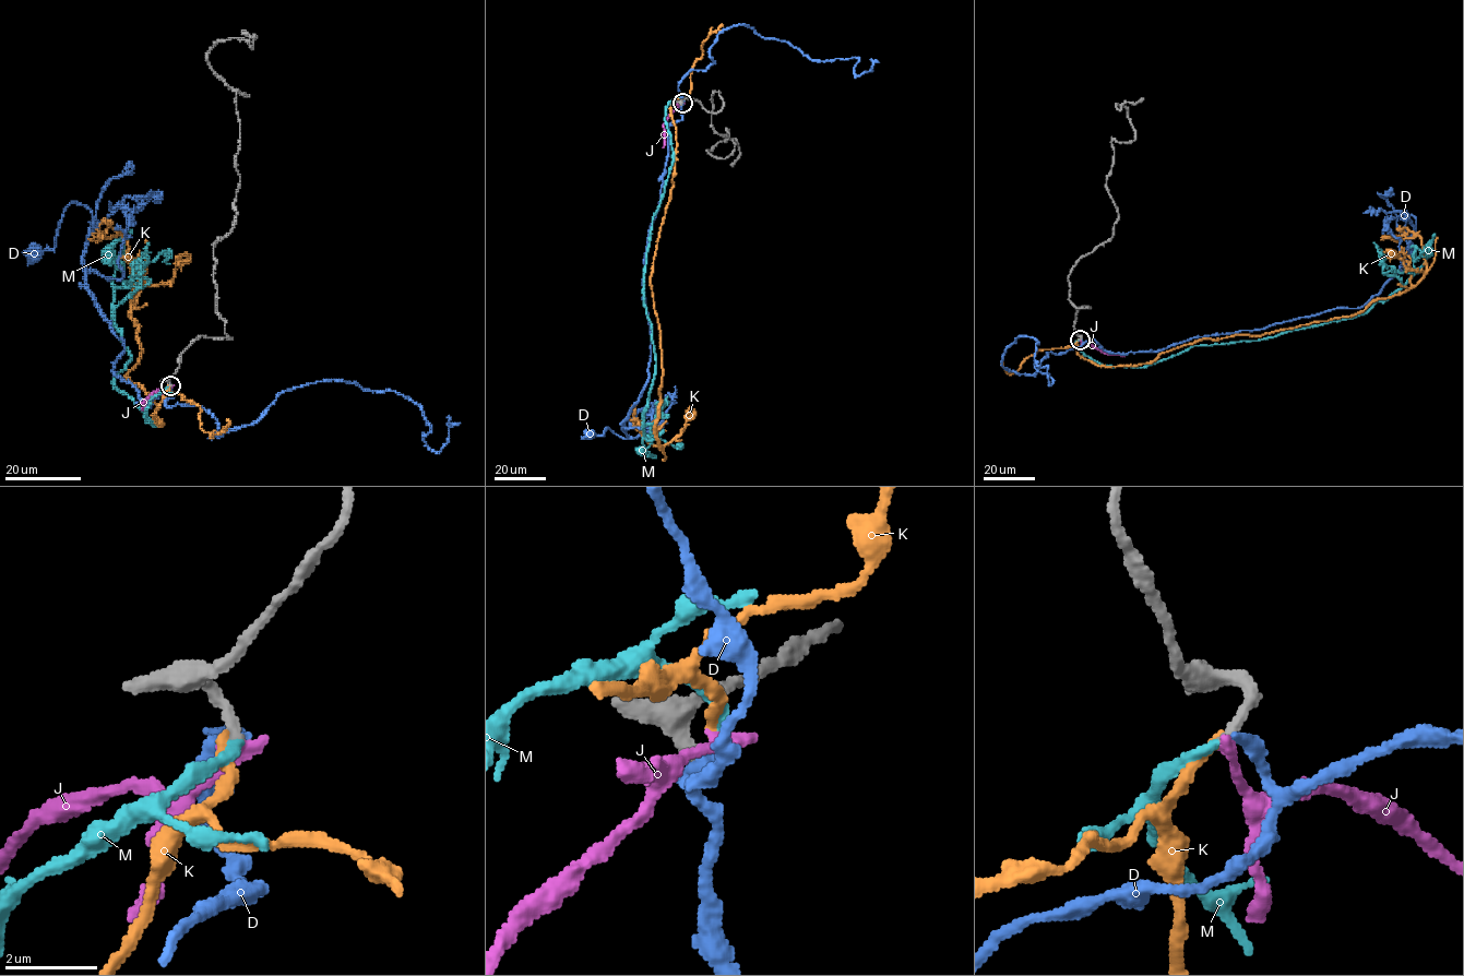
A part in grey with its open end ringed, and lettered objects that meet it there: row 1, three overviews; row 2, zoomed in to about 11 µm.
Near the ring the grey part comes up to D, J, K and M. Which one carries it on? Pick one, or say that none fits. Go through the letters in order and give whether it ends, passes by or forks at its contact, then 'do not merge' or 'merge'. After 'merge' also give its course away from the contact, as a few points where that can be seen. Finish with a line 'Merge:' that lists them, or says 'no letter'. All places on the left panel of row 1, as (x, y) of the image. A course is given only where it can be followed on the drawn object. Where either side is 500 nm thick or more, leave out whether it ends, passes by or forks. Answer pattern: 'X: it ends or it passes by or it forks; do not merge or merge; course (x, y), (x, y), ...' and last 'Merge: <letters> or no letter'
D: it ends; do not merge
J: it ends; do not merge
K: it ends; do not merge
M: it ends; merge; course (170, 385), (147, 407), (146, 420), (156, 426), (114, 387), (131, 356), (115, 321), (115, 262), (108, 258)
Merge: M

